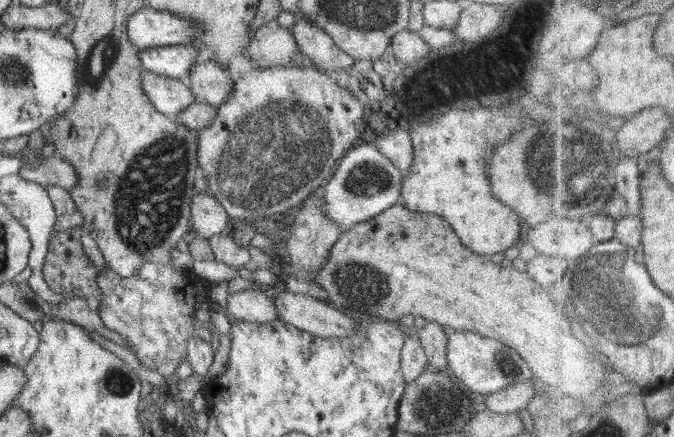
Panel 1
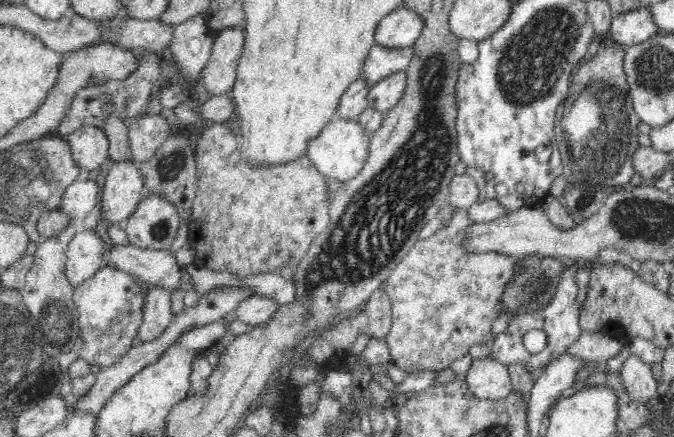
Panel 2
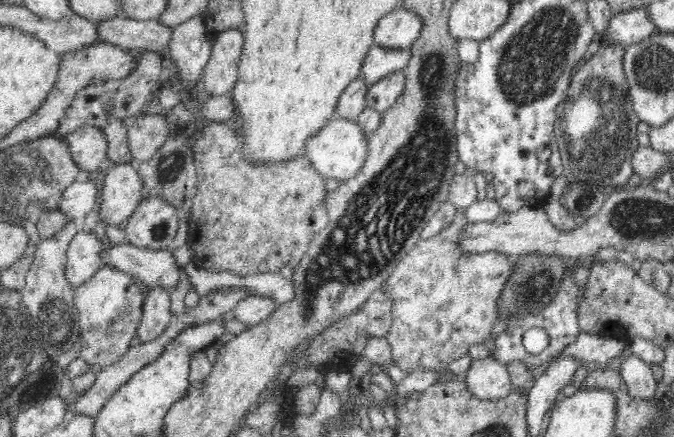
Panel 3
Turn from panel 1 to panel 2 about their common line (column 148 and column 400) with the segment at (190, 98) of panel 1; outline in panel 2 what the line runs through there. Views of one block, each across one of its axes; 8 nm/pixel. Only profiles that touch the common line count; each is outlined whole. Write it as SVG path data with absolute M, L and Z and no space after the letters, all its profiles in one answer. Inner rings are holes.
M404 71L385 77L384 80L372 85L368 94L368 103L371 109L386 114L388 110L396 107L403 98L407 84Z

